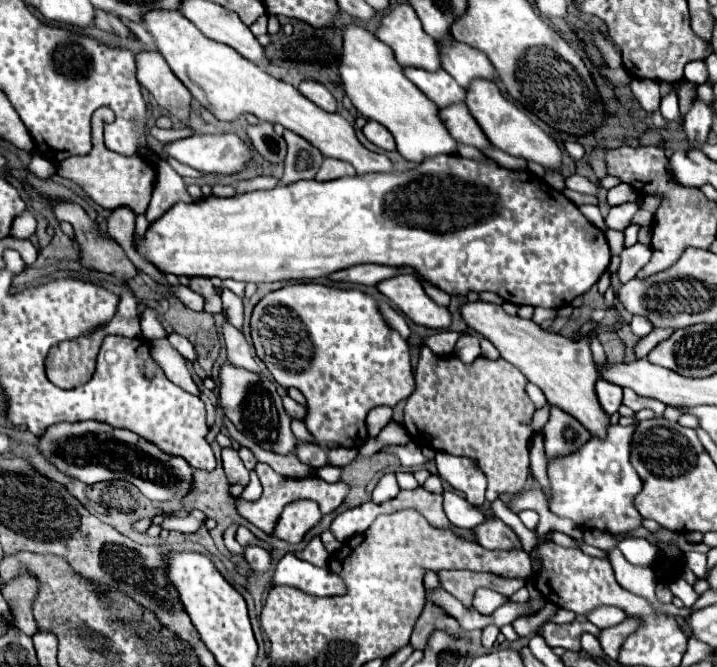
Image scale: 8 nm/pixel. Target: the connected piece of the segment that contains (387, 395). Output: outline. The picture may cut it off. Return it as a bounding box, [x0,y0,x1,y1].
[250,282,414,448]

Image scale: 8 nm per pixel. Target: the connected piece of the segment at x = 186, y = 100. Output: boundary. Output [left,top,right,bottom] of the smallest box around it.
[136,52,192,126]

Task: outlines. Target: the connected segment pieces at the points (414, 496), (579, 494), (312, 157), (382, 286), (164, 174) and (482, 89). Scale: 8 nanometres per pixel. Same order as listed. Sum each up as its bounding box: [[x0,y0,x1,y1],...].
[[374,486,474,542],[548,422,642,534],[280,130,322,184],[378,276,450,330],[146,160,190,222],[466,80,562,170]]

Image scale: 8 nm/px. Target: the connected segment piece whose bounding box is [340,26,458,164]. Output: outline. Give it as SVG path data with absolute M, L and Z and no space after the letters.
M348 26L344 30L340 76L344 92L356 110L370 120L382 122L394 136L396 150L406 160L420 164L436 154L458 154L456 140L446 132L442 118L438 118L438 106L406 78L398 60L394 60L392 48L360 26Z

